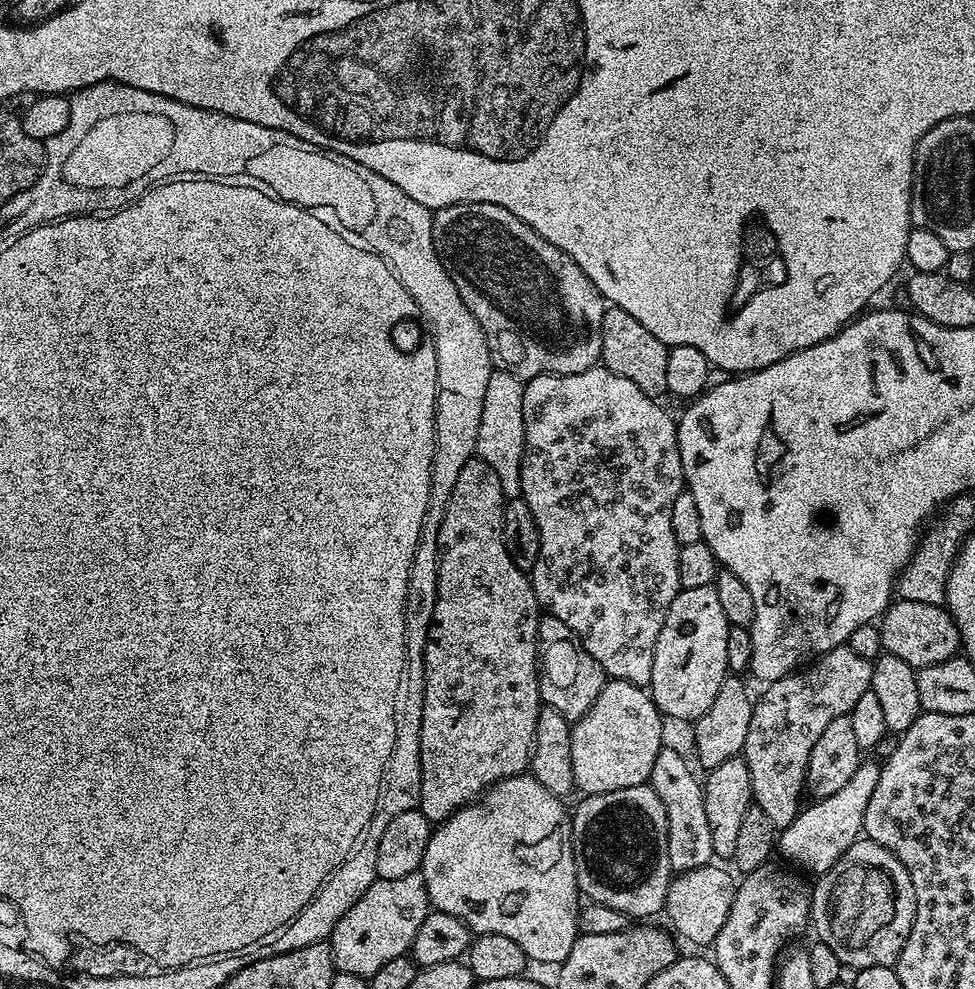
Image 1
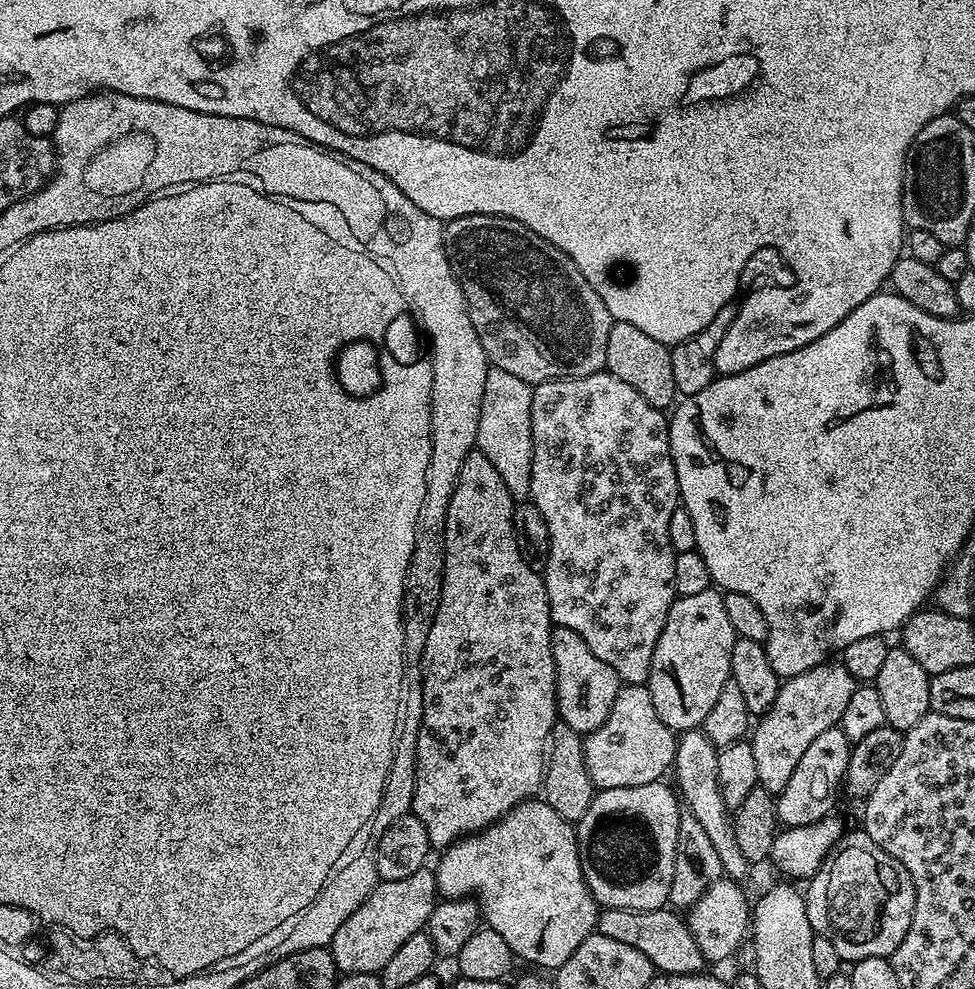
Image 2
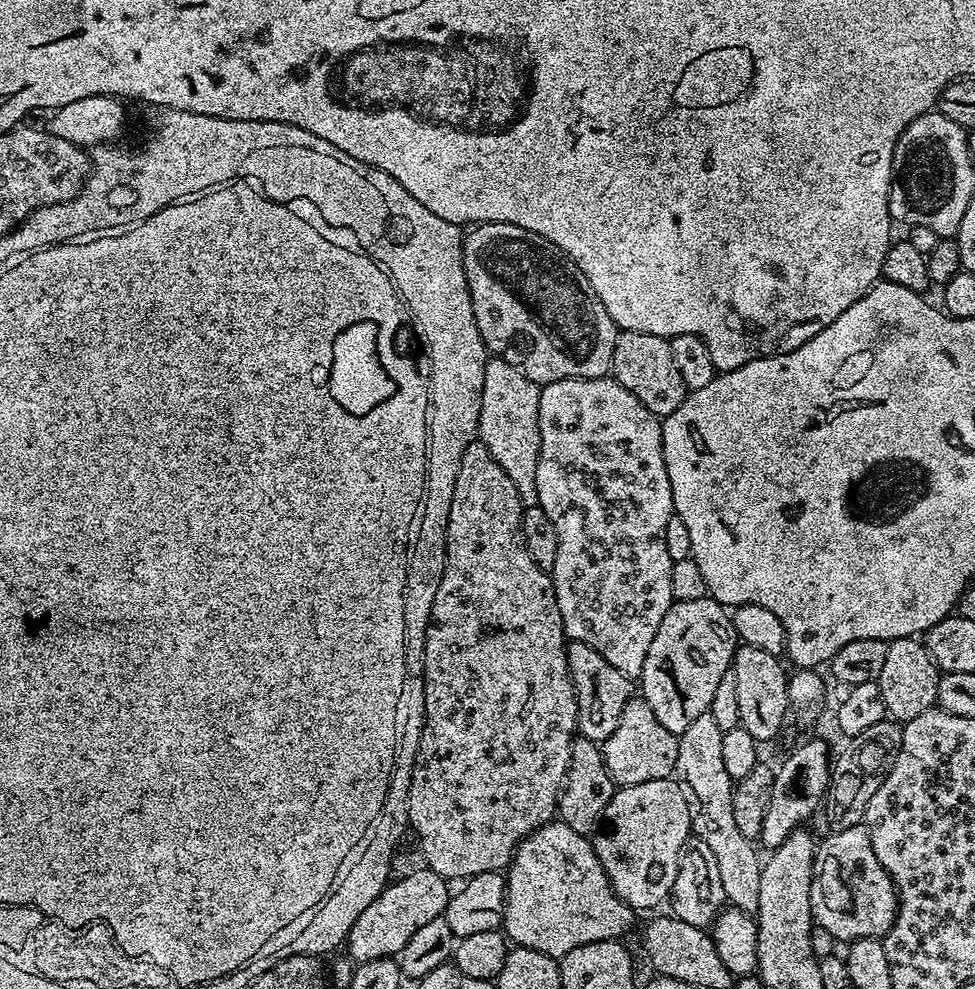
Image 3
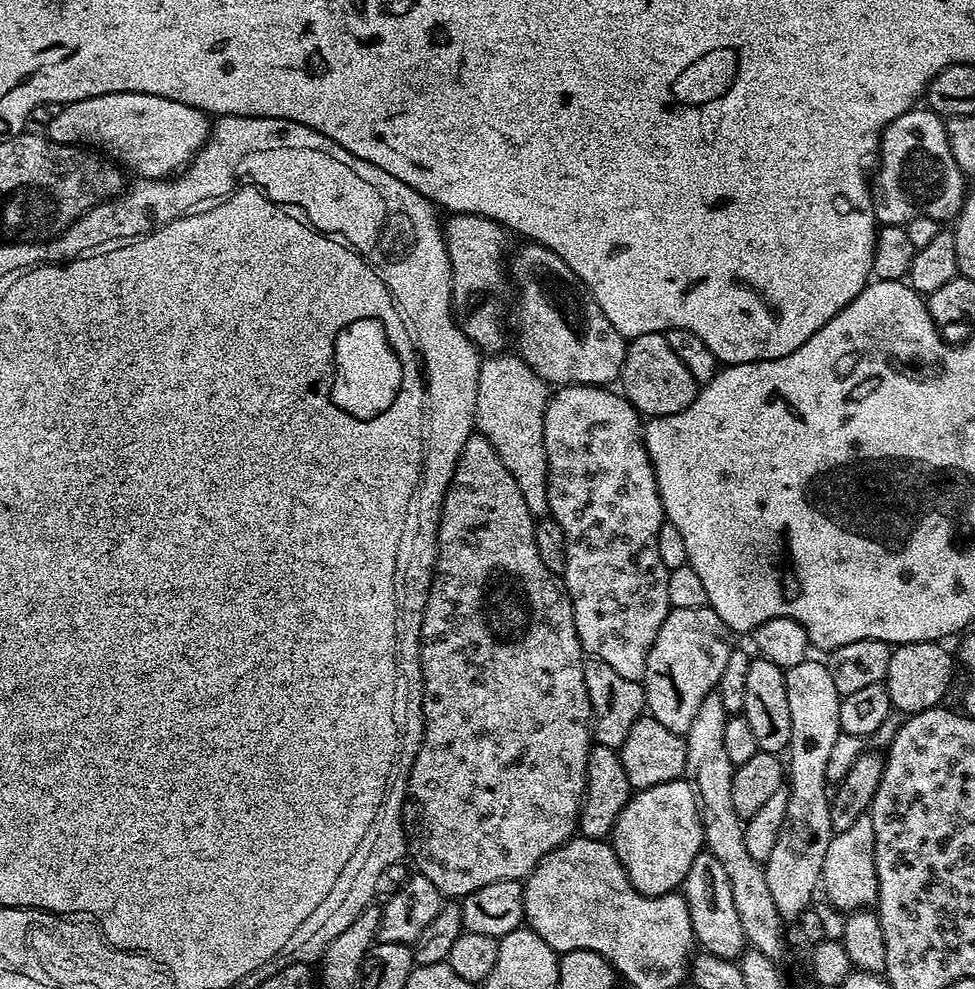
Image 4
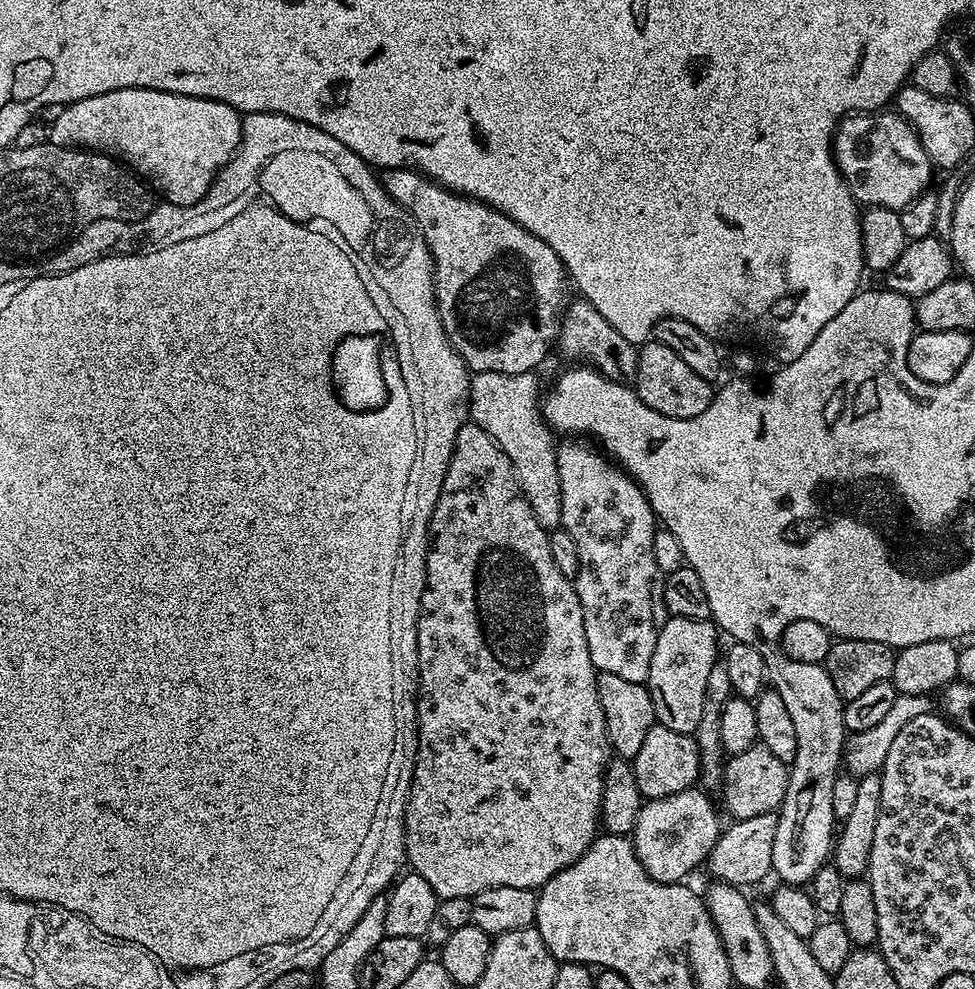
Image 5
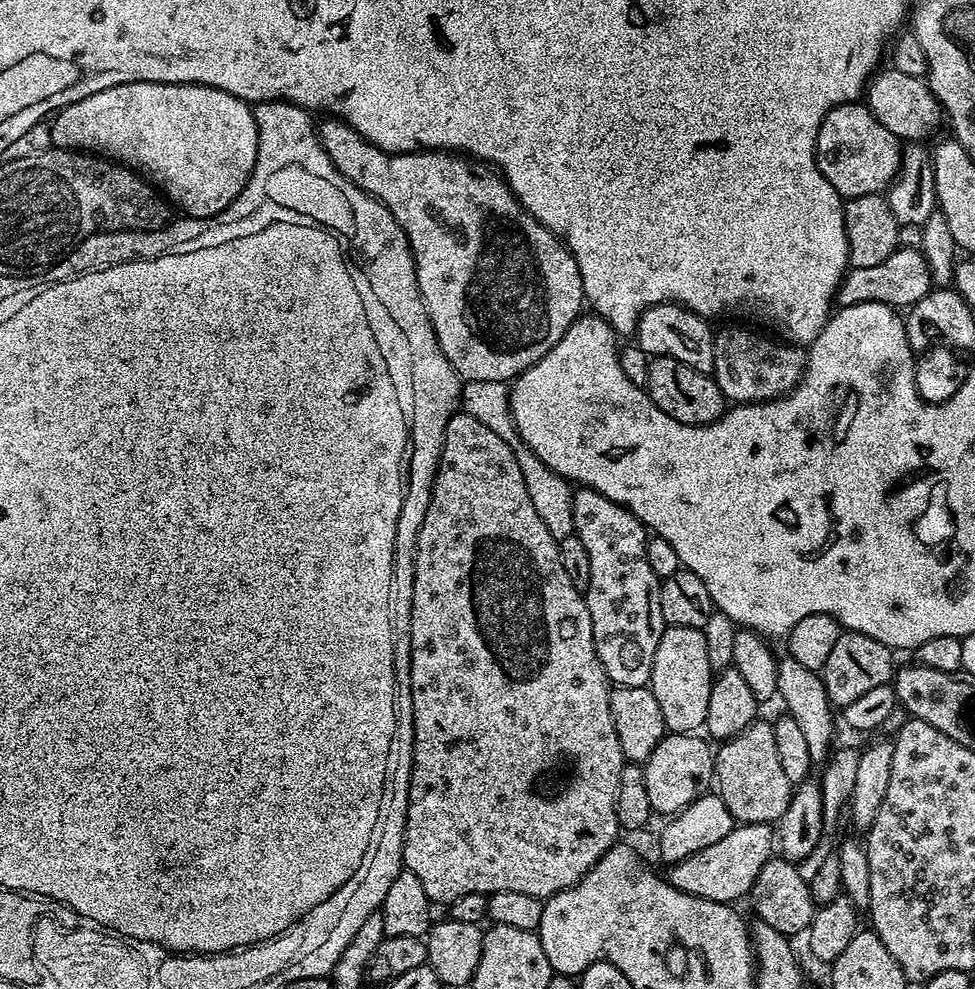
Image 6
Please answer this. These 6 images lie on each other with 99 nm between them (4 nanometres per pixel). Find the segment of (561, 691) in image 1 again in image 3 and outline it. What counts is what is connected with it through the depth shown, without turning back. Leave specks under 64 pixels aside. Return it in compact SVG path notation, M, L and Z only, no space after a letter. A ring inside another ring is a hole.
M577 640L568 644L568 669L576 695L577 733L597 742L610 738L622 718L622 710L626 710L629 700L633 699L633 681L622 674L622 670L614 670L594 646L586 646L586 642Z

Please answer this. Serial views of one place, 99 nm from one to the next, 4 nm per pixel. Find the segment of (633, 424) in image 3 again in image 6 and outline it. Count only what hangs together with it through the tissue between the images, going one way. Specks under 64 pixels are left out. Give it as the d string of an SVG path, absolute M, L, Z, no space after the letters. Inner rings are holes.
M581 487L572 497L574 508L575 535L586 546L586 558L590 558L590 582L582 594L590 610L590 622L594 630L594 646L602 662L604 672L613 685L645 687L651 681L654 666L654 650L662 638L665 622L662 618L662 606L658 606L661 577L650 570L646 562L644 545L648 543L649 529L630 510L618 502L610 502L593 488Z

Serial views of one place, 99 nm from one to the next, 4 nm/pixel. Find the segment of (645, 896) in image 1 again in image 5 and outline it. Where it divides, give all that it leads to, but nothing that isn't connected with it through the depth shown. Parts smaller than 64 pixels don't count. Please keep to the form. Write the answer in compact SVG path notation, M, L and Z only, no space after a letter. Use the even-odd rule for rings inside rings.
M693 786L666 798L641 803L630 839L638 862L650 878L657 882L679 884L687 881L687 876L707 861L722 831L722 823L716 818L716 810L707 795L707 791Z

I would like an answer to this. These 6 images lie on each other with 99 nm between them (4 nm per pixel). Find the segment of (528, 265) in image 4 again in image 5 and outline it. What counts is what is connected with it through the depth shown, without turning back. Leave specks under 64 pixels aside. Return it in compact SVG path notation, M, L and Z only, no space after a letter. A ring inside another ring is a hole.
M576 298L576 301L569 303L563 309L562 319L558 331L558 348L568 359L568 362L586 362L587 367L595 368L601 376L607 380L618 380L628 382L636 375L637 349L594 306L583 298Z

